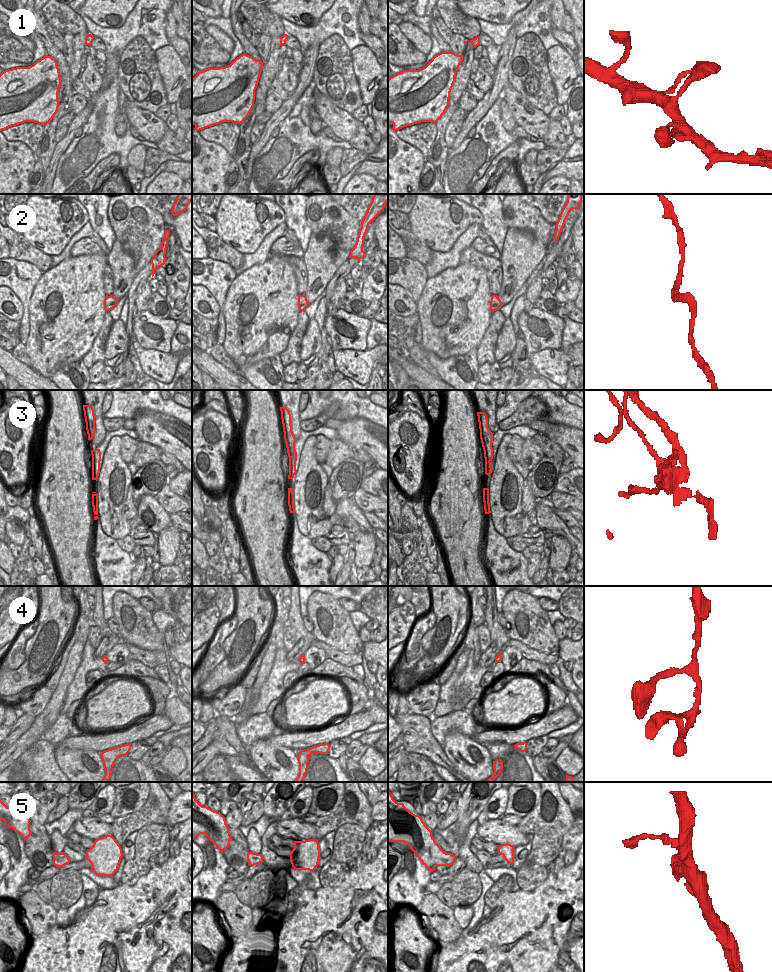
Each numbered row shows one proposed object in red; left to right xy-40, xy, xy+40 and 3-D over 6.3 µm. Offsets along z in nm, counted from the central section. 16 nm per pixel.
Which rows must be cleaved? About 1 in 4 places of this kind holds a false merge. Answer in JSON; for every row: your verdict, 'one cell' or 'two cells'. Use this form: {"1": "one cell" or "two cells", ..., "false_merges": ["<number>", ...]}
{"1": "one cell", "2": "one cell", "3": "two cells", "4": "one cell", "5": "one cell", "false_merges": ["3"]}

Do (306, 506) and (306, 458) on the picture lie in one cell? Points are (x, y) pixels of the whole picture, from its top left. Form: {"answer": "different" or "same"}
{"answer": "same"}

